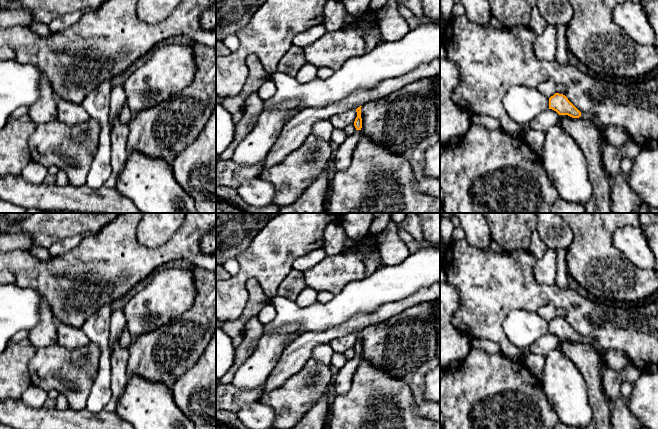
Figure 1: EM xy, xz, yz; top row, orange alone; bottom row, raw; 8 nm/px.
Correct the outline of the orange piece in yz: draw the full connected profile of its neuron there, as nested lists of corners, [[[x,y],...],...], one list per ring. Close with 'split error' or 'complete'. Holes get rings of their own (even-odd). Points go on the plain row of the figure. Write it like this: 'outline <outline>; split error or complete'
outline [[[559,317],[549,322],[549,333],[556,335],[559,339],[568,339],[572,342],[582,340],[586,344],[597,345],[592,337],[581,337],[565,319]]]; split error

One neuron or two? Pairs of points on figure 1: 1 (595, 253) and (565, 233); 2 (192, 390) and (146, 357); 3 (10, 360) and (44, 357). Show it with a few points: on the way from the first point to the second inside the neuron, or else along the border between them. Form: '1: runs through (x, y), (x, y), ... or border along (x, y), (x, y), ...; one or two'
1: border along (567, 223), (572, 231), (572, 242), (565, 250); two
2: border along (195, 364), (171, 388); two
3: border along (37, 349), (28, 366), (28, 377), (31, 382); two

